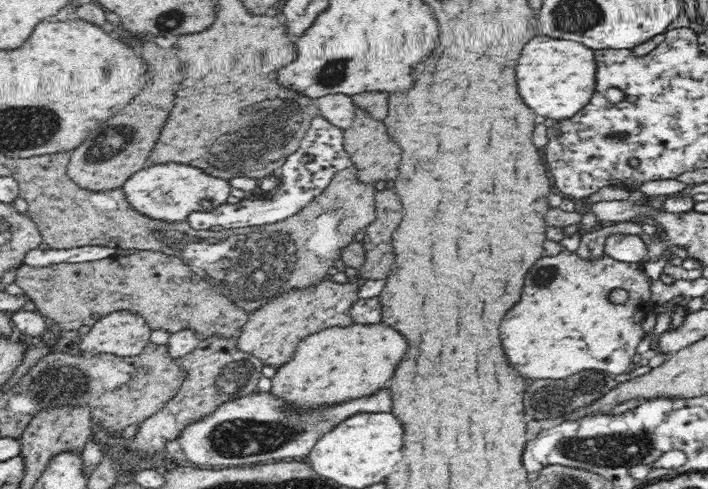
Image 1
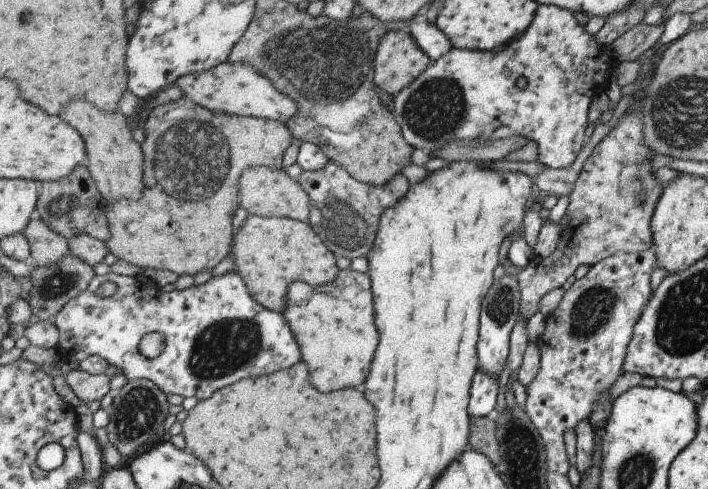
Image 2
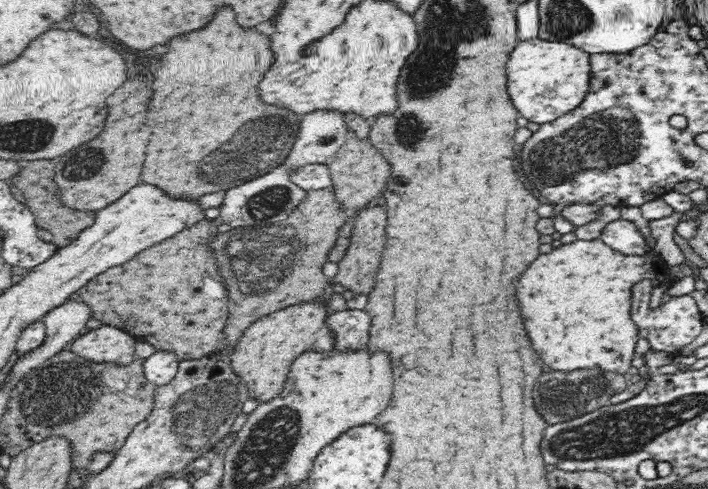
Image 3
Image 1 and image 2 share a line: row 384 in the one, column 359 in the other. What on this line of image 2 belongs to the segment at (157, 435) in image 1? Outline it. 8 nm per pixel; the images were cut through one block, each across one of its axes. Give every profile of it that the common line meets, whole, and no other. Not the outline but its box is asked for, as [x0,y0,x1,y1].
[297,161,409,260]

